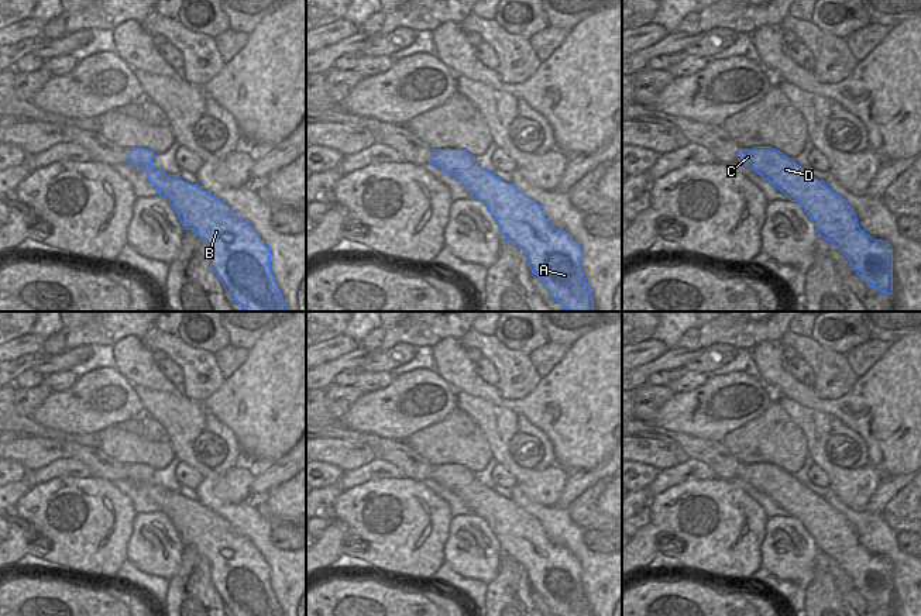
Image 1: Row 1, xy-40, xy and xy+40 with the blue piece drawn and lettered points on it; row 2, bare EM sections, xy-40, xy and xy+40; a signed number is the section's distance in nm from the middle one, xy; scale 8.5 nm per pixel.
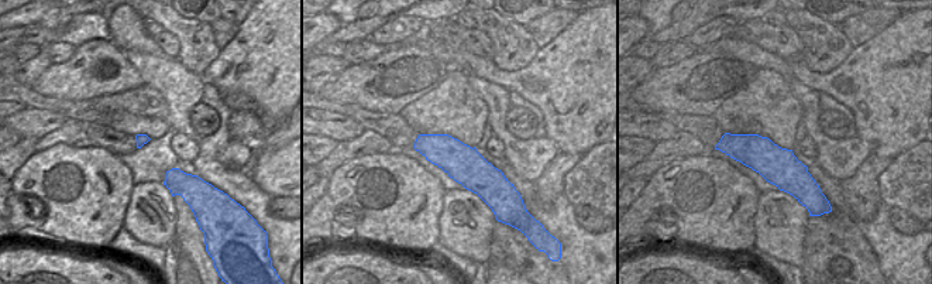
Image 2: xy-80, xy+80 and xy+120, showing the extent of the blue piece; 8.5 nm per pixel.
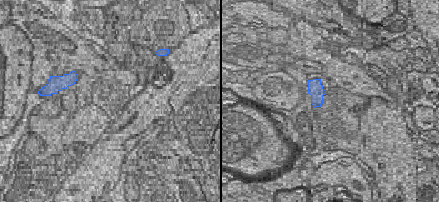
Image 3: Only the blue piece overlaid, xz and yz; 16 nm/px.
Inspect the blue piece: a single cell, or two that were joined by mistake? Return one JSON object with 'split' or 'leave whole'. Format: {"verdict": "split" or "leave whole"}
{"verdict": "leave whole"}

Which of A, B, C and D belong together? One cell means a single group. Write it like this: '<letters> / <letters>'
A B C D

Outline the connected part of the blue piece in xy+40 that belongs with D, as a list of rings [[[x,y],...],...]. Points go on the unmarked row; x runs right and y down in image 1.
[[[771,462],[742,465],[739,478],[771,498],[791,517],[797,517],[815,540],[819,553],[843,568],[867,602],[891,610],[893,565],[859,543],[845,515]]]

